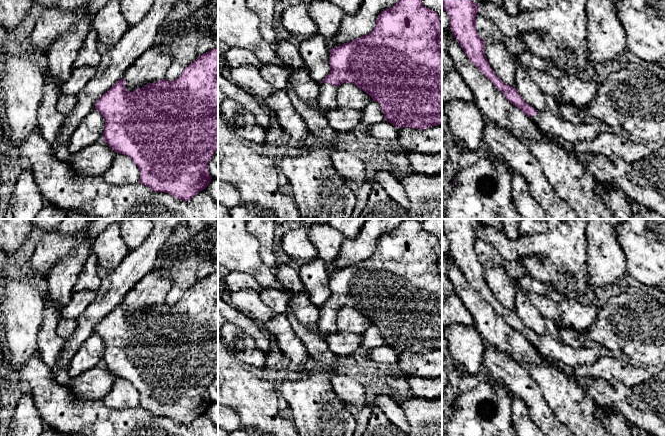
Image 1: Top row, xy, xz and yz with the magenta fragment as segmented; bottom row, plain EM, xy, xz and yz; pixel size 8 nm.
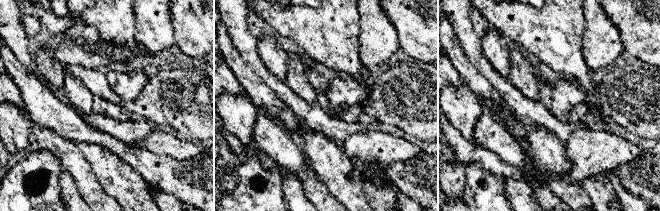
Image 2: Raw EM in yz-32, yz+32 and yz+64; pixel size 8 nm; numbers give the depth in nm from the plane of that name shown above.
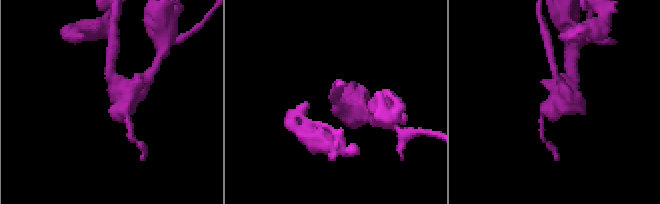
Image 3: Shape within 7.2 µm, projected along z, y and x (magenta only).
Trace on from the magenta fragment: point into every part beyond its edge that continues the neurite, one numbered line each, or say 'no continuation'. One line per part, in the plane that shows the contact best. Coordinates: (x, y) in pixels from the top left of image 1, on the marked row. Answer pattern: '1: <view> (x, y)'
1: xz (327, 99)

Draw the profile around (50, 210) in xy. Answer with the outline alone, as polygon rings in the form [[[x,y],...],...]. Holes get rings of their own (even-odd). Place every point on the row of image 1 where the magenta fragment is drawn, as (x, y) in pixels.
[[[45,202],[44,207],[37,214],[35,219],[66,219],[68,212],[60,206],[52,203]]]

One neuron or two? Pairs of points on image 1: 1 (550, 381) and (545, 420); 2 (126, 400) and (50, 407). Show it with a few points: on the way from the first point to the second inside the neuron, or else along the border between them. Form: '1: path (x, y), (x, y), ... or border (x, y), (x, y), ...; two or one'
1: border (536, 382), (545, 402), (561, 422); two
2: border (101, 400), (109, 407), (127, 408); two

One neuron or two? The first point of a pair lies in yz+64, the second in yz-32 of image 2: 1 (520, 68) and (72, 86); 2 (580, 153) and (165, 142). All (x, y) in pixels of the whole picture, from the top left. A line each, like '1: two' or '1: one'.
1: one
2: one

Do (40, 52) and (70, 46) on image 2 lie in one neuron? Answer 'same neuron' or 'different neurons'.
different neurons

